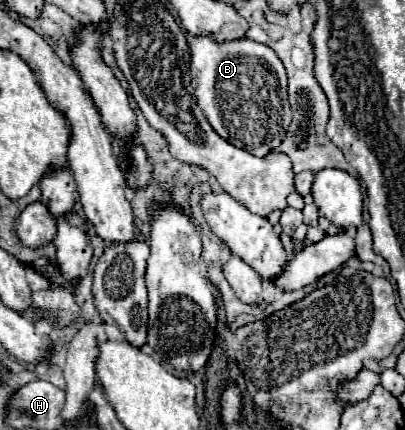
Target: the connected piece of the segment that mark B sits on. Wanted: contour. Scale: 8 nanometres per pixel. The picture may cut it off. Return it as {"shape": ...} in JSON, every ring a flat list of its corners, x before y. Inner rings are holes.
{"shape":[[194,36,188,40,188,48,194,92,210,126,224,140,254,156,272,152,286,138,292,120,286,72,276,52,250,38,216,42,212,36]]}

